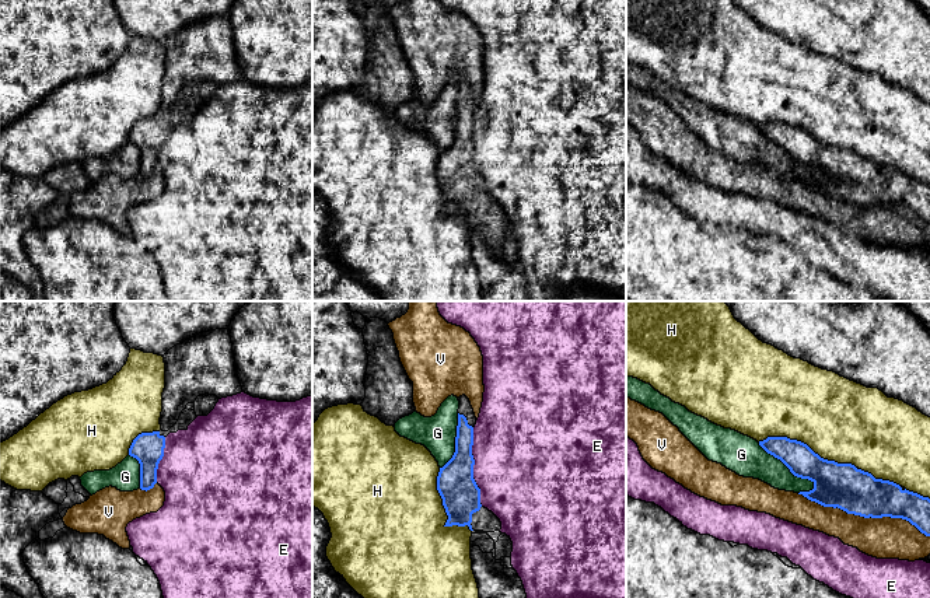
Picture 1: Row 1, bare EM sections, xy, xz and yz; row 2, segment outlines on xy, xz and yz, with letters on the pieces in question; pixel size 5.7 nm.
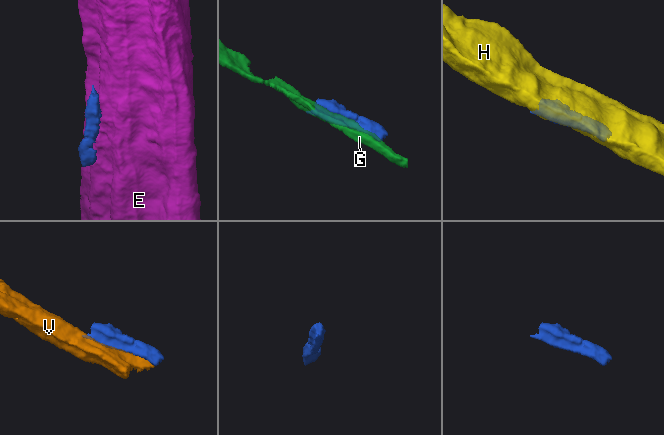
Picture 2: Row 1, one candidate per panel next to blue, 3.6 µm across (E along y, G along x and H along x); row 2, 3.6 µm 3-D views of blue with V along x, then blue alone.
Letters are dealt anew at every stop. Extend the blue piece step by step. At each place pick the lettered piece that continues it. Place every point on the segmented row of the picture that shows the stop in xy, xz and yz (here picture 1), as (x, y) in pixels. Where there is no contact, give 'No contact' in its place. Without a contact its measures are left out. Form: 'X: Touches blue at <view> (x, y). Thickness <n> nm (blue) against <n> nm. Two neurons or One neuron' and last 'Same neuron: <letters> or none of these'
E: Touches blue at xz (472, 467). Thickness 220 nm (blue) against 480 nm. Two neurons
G: Touches blue at yz (787, 467). Thickness 200 nm (blue) against 220 nm. Two neurons
H: Touches blue at yz (806, 444). Thickness 200 nm (blue) against 480 nm. Two neurons
V: Touches blue at yz (863, 516). Thickness 260 nm (blue) against 240 nm. Two neurons
Same neuron: none of these

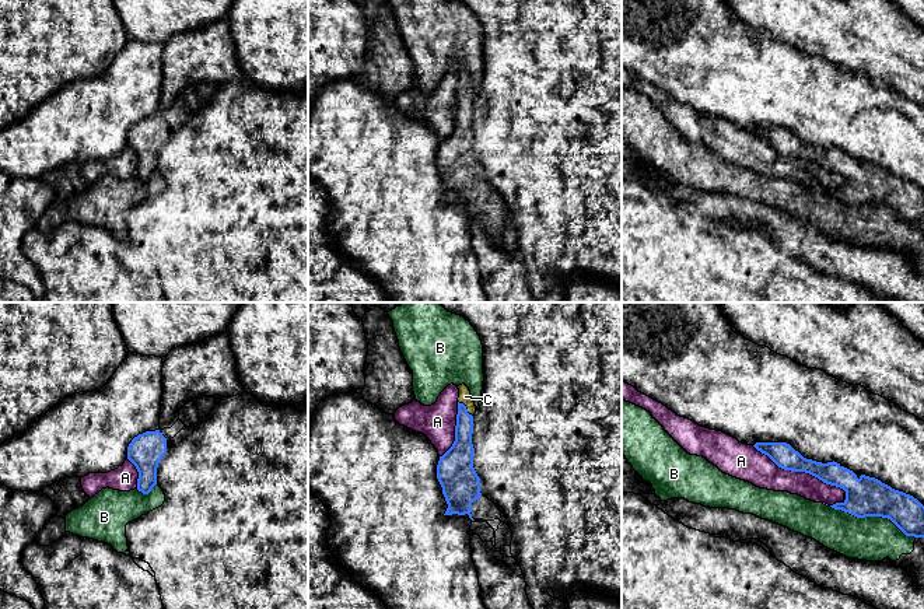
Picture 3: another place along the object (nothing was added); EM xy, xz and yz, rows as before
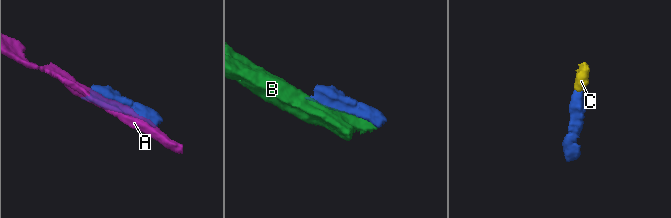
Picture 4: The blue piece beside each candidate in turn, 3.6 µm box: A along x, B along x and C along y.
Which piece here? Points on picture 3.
A: Touches blue at yz (800, 471). Thickness 140 nm (blue) against 190 nm. Two neurons
B: Touches blue at yz (872, 515). Thickness 220 nm (blue) against 260 nm. Two neurons
C: Touches blue at xz (465, 408). Thickness 130 nm (blue) against 70 nm. One neuron
Same neuron: C

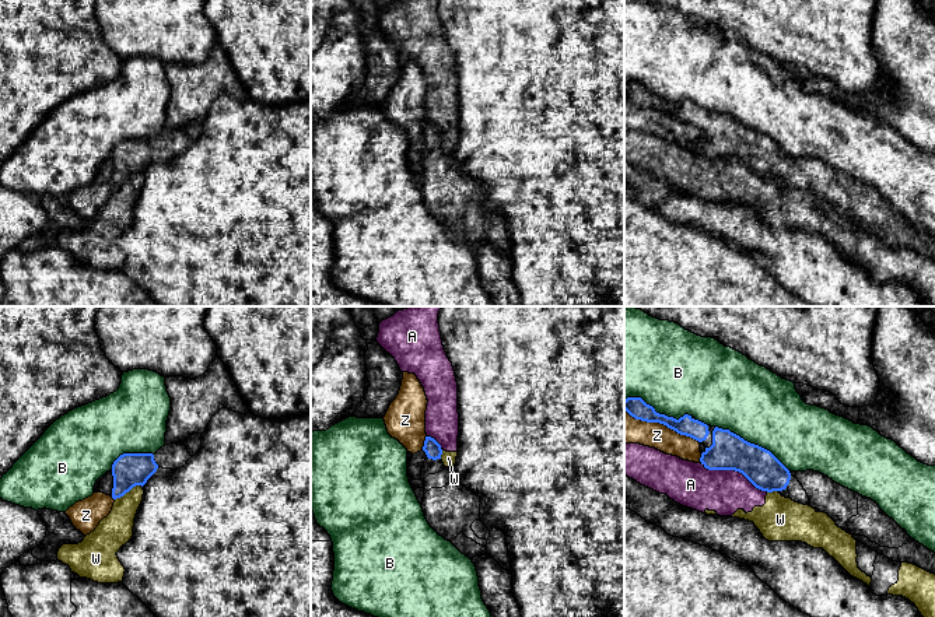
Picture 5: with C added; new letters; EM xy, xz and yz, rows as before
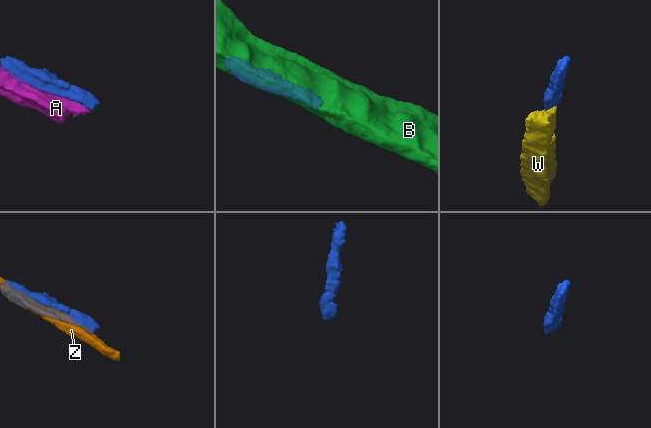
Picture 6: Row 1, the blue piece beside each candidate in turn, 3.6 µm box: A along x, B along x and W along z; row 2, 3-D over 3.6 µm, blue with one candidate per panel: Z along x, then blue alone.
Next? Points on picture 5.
A: Touches blue at yz (734, 469). Thickness 200 nm (blue) against 260 nm. Two neurons
B: Touches blue at yz (752, 444). Thickness 200 nm (blue) against 420 nm. Two neurons
W: Touches blue at xy (128, 491). Thickness 190 nm (blue) against 190 nm. Two neurons
Z: Touches blue at yz (662, 423). Thickness 110 nm (blue) against 160 nm. Two neurons
Same neuron: none of these

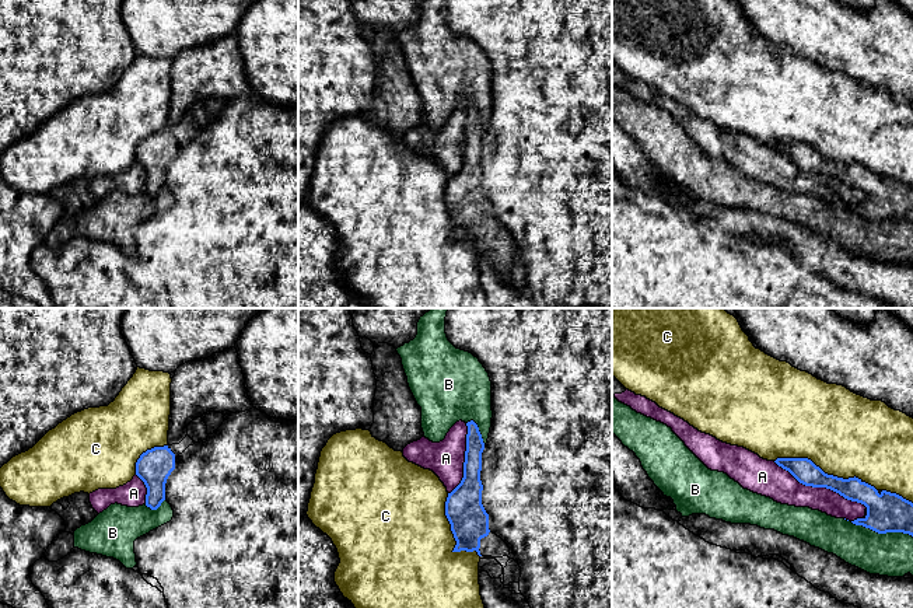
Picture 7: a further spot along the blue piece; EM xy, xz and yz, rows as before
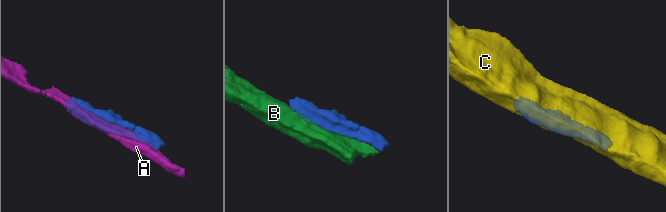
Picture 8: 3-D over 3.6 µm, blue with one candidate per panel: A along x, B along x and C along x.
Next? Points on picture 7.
A: Touches blue at yz (821, 486). Thickness 140 nm (blue) against 190 nm. Two neurons
B: Touches blue at yz (881, 533). Thickness 220 nm (blue) against 240 nm. Two neurons
C: Touches blue at yz (826, 474). Thickness 140 nm (blue) against 480 nm. Two neurons
Same neuron: none of these

